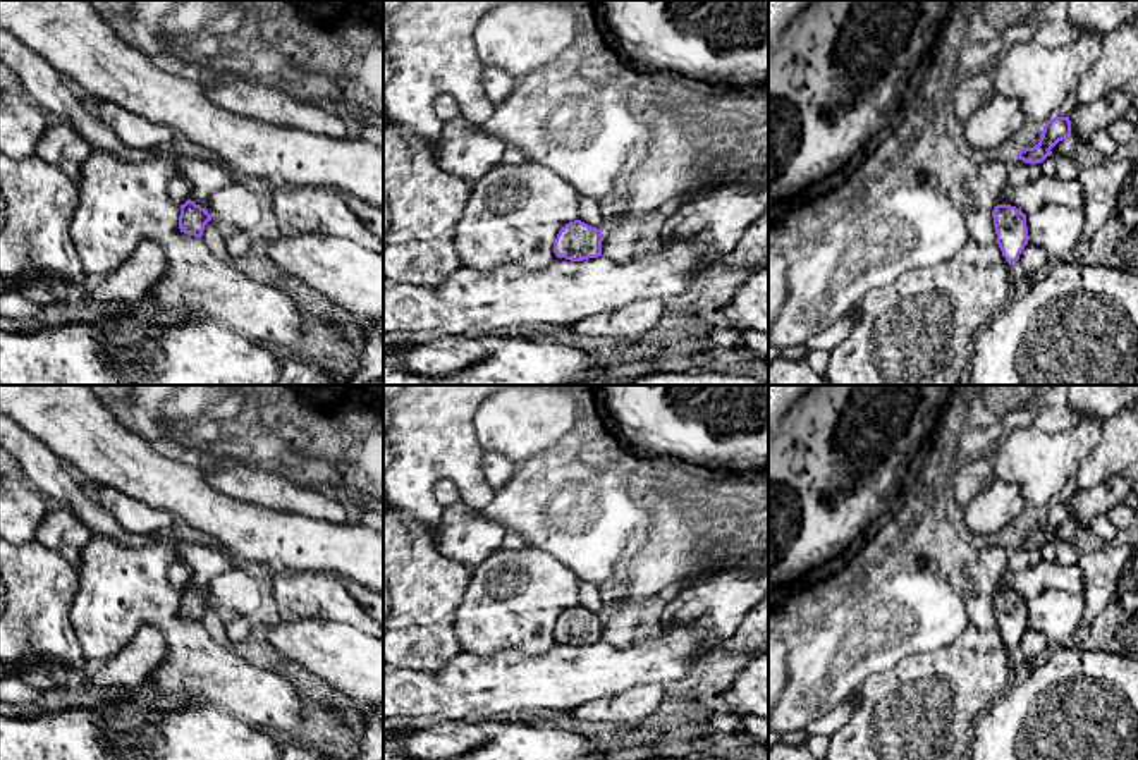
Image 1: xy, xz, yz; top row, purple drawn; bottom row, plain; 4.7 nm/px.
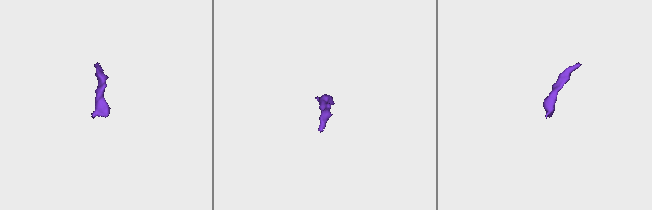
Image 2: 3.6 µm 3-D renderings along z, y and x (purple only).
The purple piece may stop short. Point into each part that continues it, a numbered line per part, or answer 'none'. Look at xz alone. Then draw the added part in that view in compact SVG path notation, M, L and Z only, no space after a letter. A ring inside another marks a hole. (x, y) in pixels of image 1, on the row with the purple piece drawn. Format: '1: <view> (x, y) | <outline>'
none

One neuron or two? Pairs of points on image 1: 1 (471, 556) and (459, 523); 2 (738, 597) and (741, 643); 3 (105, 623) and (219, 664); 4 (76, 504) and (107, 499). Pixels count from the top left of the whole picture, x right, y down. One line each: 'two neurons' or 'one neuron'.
1: one neuron
2: two neurons
3: one neuron
4: two neurons

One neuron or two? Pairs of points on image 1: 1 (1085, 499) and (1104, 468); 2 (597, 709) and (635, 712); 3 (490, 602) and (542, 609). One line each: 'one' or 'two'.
1: two
2: one
3: one

